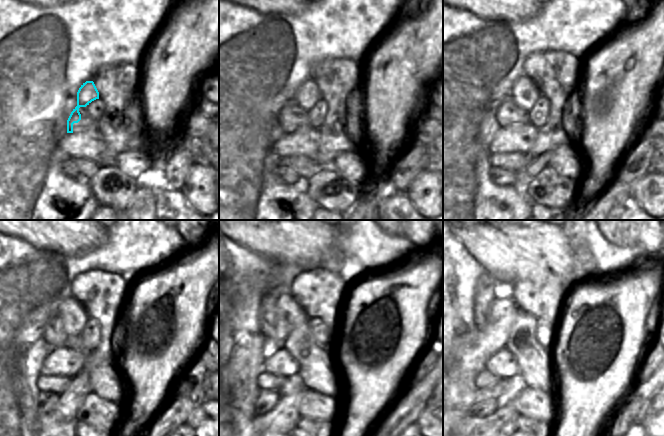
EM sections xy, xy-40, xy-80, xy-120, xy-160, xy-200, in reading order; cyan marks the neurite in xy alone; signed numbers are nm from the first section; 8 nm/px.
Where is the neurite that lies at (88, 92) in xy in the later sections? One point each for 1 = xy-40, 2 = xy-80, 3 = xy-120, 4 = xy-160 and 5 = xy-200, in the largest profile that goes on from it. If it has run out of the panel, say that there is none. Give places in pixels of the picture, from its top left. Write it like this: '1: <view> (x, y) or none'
1: xy-40 (307, 94)
2: xy-80 (514, 110)
3: xy-120 (70, 318)
4: xy-160 (279, 314)
5: xy-200 (471, 351)

